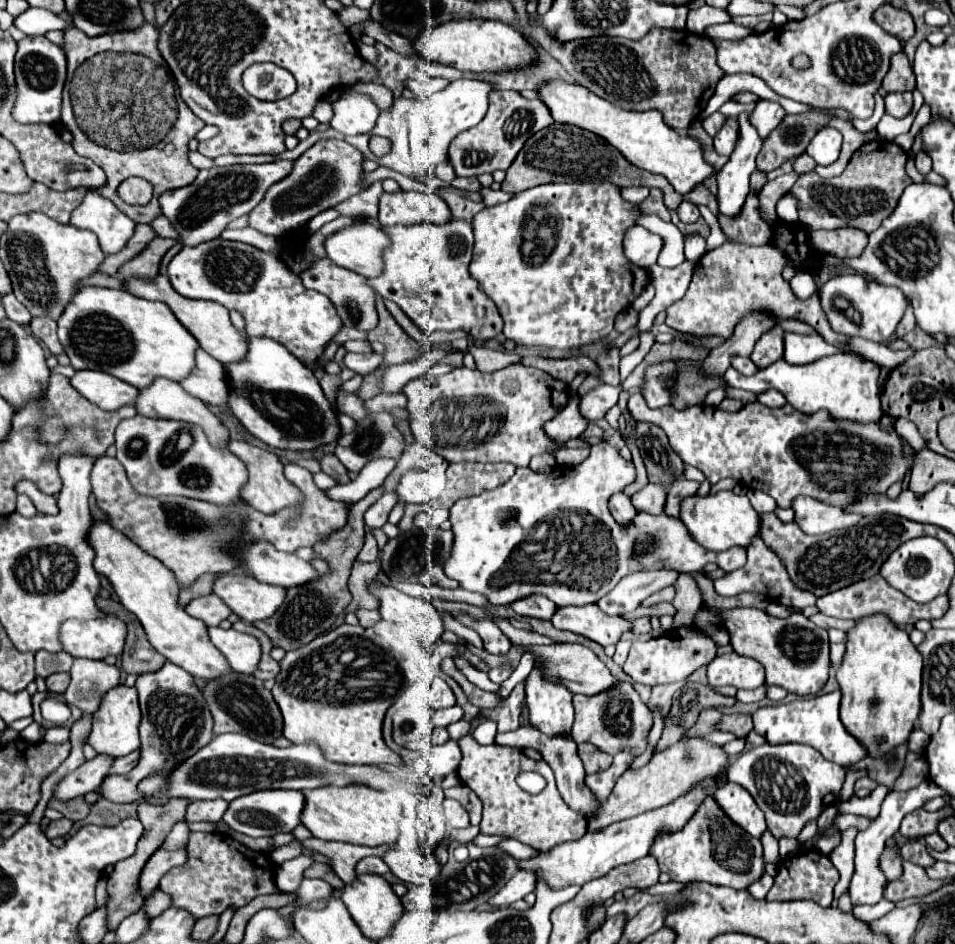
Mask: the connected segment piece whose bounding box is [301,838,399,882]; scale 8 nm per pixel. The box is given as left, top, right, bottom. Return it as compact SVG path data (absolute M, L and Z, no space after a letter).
M309 838L309 840L303 840L301 846L311 852L327 856L333 872L343 882L351 882L355 878L355 866L361 858L383 856L385 850L399 848L399 842L395 842L393 846L381 846L381 848L367 848L365 846L363 848L363 846L351 846L351 844L343 844L343 842L319 842L317 838Z

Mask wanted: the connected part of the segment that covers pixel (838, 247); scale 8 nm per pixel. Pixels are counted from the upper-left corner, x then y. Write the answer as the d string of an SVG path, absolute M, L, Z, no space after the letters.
M857 228L815 230L809 232L809 244L813 250L823 250L837 258L853 258L867 246L867 234Z

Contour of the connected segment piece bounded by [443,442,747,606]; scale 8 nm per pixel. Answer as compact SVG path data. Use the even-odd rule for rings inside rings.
M607 442L591 446L589 458L579 466L555 466L553 470L557 472L517 468L503 486L473 498L457 500L449 508L449 520L453 524L453 550L443 566L445 576L457 580L459 586L469 592L479 592L495 606L509 606L531 594L543 594L559 606L583 606L603 598L623 576L635 570L673 566L673 570L683 574L701 572L705 564L715 562L725 572L733 572L747 562L747 554L741 548L717 554L705 550L693 540L681 520L669 518L667 514L639 514L637 522L633 522L629 530L617 526L607 502L615 492L623 492L623 488L635 480L635 466L631 460L623 460Z

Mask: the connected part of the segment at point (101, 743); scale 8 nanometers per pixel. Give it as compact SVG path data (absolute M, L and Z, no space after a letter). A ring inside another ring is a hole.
M121 684L109 690L109 694L105 694L97 714L93 716L93 730L89 736L89 744L95 748L97 754L105 754L111 758L127 756L141 746L139 722L141 722L141 712L139 712L139 702L137 702L137 690Z

